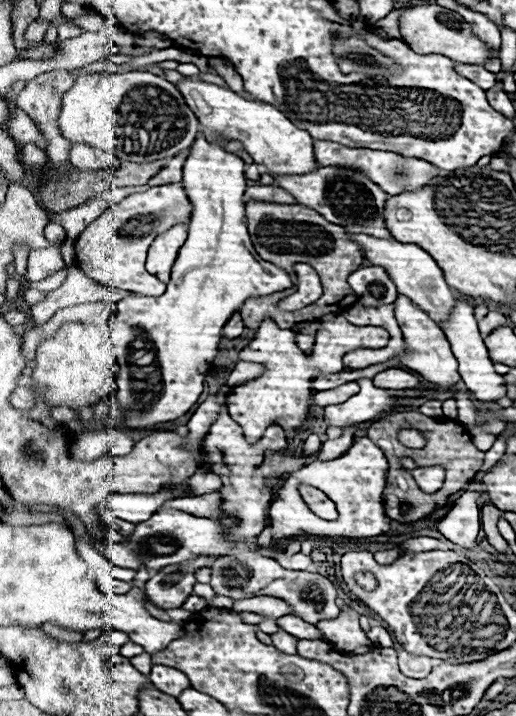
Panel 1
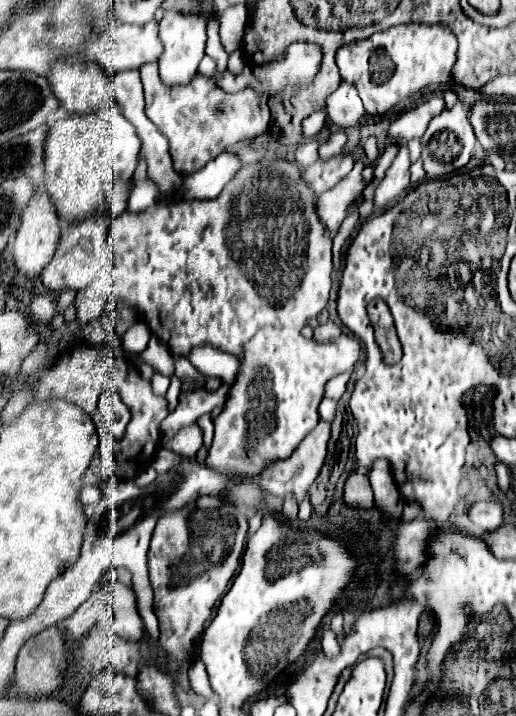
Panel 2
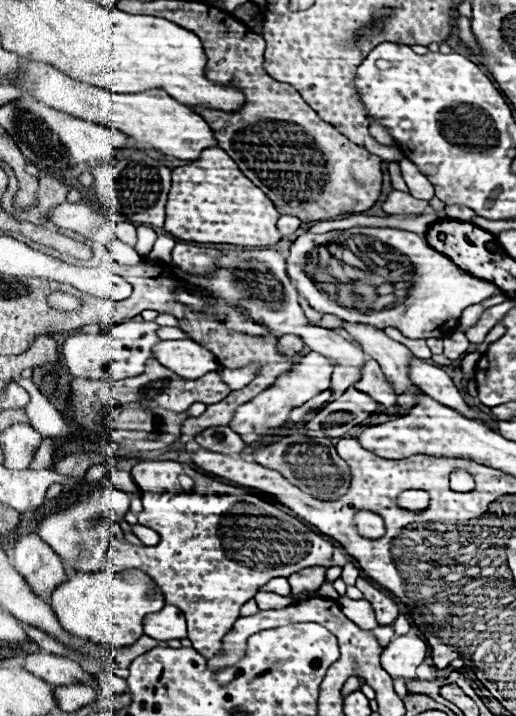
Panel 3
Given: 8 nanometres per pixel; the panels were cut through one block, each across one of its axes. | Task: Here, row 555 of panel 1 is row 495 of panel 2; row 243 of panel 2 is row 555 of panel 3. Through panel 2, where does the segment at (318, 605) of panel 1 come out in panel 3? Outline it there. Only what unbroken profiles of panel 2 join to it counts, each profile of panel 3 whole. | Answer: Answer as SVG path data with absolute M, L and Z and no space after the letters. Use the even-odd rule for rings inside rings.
M144 460L144 462L138 462L138 464L132 468L132 476L134 476L136 484L138 484L140 490L142 490L142 502L144 502L144 510L138 514L138 522L144 524L144 526L150 526L152 530L156 530L156 532L160 534L160 544L156 544L156 546L135 546L127 541L112 538L112 540L110 540L110 548L108 548L108 560L110 560L110 564L112 564L110 570L120 572L120 570L136 568L136 570L146 572L146 574L156 582L156 586L162 590L166 604L172 604L172 606L176 606L176 608L182 610L182 614L186 616L186 622L188 622L188 638L190 638L190 642L192 642L192 648L196 648L198 652L202 652L202 656L206 656L206 658L210 658L210 656L214 656L214 654L220 652L222 638L224 638L226 632L232 628L234 620L240 616L240 606L242 606L246 600L254 598L258 586L264 586L270 578L276 578L276 576L288 578L290 574L294 574L294 572L298 572L298 570L302 570L302 568L308 568L308 566L326 566L326 564L330 562L330 558L332 558L334 544L332 544L326 536L316 534L316 532L290 532L290 530L310 530L310 528L308 528L304 522L296 520L296 518L292 518L292 516L288 516L288 514L282 514L274 504L268 504L268 502L260 500L258 496L248 494L246 488L222 484L222 482L210 478L210 476L198 474L198 472L194 472L192 468L188 468L188 466L180 464L180 462L172 462L172 460ZM180 474L188 474L188 476L194 480L194 488L192 488L190 492L184 492L184 490L180 488L180 484L178 484L178 476L180 476Z

